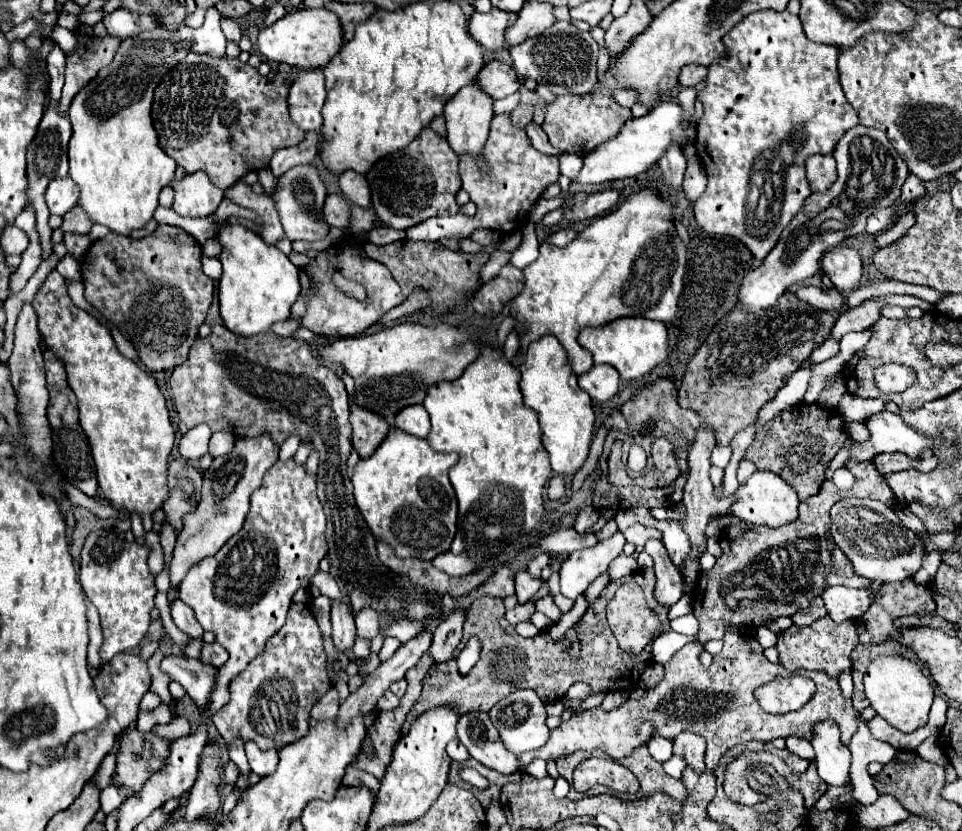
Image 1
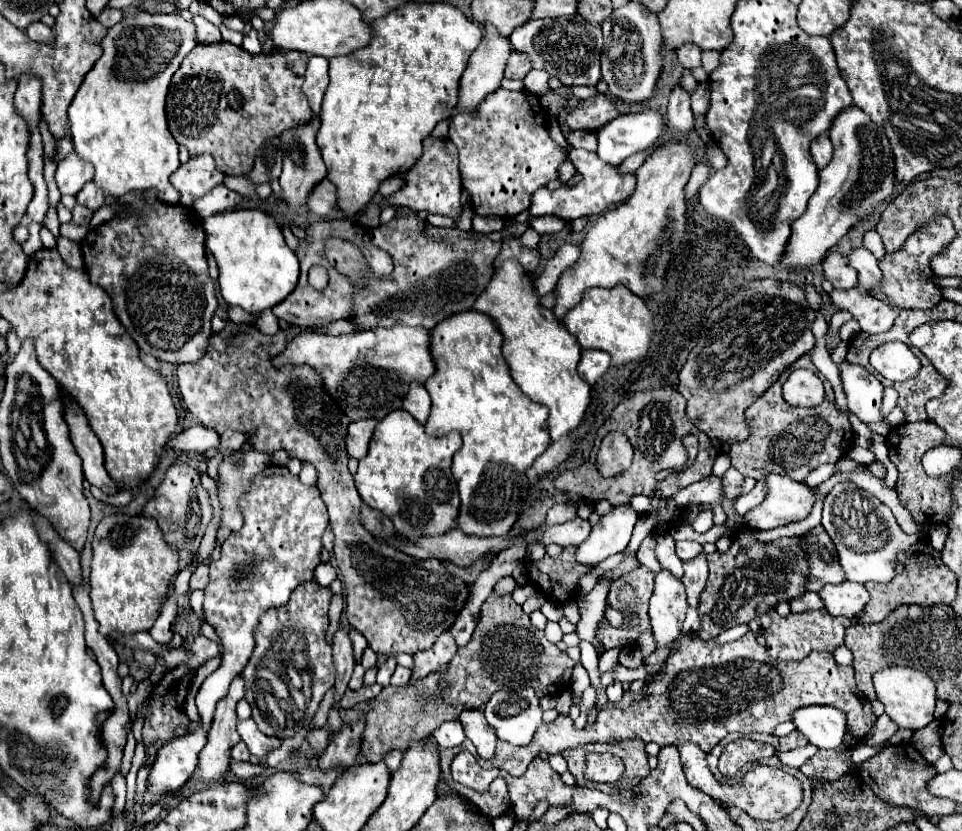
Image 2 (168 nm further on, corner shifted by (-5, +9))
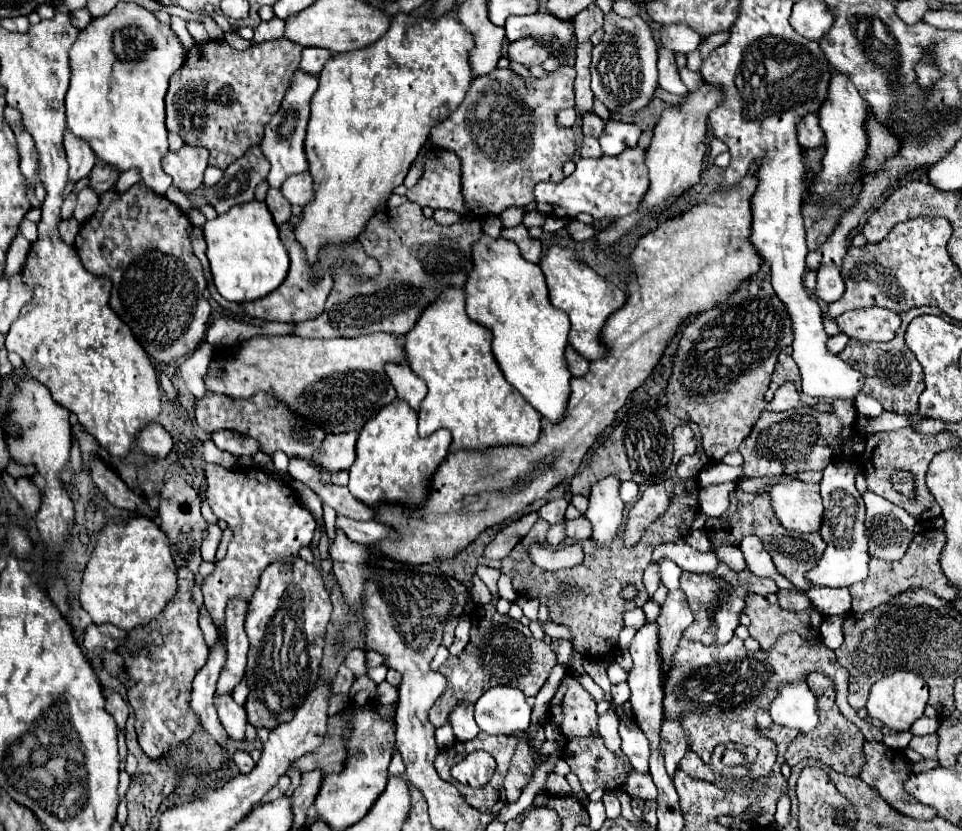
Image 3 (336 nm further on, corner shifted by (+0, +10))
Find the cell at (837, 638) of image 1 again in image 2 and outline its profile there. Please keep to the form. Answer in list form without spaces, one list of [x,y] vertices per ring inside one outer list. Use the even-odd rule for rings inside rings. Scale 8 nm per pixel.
[[[770,607],[766,613],[772,619],[770,627],[762,629],[764,639],[766,639],[766,649],[774,659],[782,659],[782,661],[800,661],[810,651],[828,651],[828,653],[832,653],[834,647],[844,643],[844,631],[852,623],[850,619],[828,615],[828,611],[824,611],[824,609],[820,609],[820,611],[804,611],[804,613],[796,613],[796,615],[790,613],[788,617],[780,617]]]

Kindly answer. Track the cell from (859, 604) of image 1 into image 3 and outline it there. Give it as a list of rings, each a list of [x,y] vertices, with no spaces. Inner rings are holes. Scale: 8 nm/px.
[[[813,586],[807,596],[823,616],[843,616],[851,612],[851,594],[847,588],[817,588]]]

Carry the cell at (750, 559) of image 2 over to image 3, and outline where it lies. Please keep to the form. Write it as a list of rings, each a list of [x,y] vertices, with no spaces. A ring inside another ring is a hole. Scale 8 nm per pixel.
[[[719,562],[719,566],[711,574],[681,574],[681,588],[687,594],[689,608],[695,616],[695,622],[683,632],[685,638],[697,640],[705,646],[713,644],[725,644],[733,636],[739,616],[743,614],[743,600],[747,594],[761,594],[767,596],[771,592],[779,592],[779,586],[771,578],[759,578],[749,568],[745,570],[731,570],[725,562]]]

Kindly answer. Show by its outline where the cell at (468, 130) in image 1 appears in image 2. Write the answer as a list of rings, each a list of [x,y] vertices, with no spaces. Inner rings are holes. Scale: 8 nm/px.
[[[484,25],[484,37],[478,49],[470,55],[468,69],[460,79],[460,101],[458,111],[474,113],[476,105],[492,91],[500,87],[504,79],[506,59],[512,51],[508,37],[500,35],[494,25]]]

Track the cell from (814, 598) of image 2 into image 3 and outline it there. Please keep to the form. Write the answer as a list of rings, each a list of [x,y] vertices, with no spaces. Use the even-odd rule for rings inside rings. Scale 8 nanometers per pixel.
[[[781,590],[777,592],[779,596],[779,606],[783,610],[805,610],[805,608],[811,608],[811,600],[801,594],[801,592],[791,592],[791,590]]]

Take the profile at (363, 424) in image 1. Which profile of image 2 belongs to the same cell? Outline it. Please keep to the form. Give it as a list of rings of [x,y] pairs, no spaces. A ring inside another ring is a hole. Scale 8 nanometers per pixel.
[[[360,419],[348,427],[346,435],[346,451],[354,459],[362,459],[368,453],[368,443],[372,437],[372,431],[378,421],[374,419]]]

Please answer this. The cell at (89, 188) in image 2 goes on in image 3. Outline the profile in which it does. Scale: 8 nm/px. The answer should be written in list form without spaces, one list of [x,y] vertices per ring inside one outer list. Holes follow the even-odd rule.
[[[97,164],[89,174],[89,188],[95,190],[95,194],[103,194],[115,186],[117,178],[119,178],[119,172],[115,172],[115,168]]]

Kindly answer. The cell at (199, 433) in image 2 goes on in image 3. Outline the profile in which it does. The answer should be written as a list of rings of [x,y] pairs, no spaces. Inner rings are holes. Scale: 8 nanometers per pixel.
[[[148,424],[147,430],[143,430],[139,436],[137,436],[137,446],[141,446],[147,454],[155,456],[155,458],[165,458],[171,448],[173,448],[173,440],[169,436],[169,432],[159,426],[159,424]]]

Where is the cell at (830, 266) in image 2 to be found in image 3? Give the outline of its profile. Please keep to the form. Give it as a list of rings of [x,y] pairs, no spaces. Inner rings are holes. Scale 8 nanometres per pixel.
[[[821,266],[817,270],[817,290],[815,296],[825,302],[835,302],[843,296],[845,282],[839,266]]]

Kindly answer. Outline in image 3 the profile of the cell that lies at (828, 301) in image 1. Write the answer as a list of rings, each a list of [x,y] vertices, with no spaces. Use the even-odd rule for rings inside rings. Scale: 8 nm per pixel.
[[[871,306],[871,308],[859,308],[845,312],[837,318],[837,324],[841,326],[843,334],[849,338],[865,340],[865,342],[887,342],[895,336],[897,328],[901,326],[899,314],[887,308]]]

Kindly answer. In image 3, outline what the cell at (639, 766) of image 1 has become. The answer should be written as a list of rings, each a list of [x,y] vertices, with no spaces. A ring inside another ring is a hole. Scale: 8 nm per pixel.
[[[599,734],[591,736],[591,738],[573,738],[567,742],[565,746],[565,754],[563,754],[565,762],[571,766],[571,772],[579,778],[581,782],[581,788],[591,794],[593,790],[601,788],[601,790],[607,790],[607,792],[613,792],[615,788],[621,788],[625,784],[625,778],[633,772],[633,766],[629,762],[629,758],[623,754],[623,756],[617,756],[613,754],[603,738]]]

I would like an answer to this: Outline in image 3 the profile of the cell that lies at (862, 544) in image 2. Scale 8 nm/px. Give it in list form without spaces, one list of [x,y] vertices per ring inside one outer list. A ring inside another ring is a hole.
[[[831,462],[831,466],[823,470],[821,498],[825,512],[819,534],[827,544],[827,548],[821,560],[817,562],[815,570],[807,572],[809,582],[813,582],[813,586],[843,588],[851,586],[853,582],[865,580],[869,574],[869,560],[871,560],[871,556],[867,556],[867,530],[863,526],[865,502],[855,488],[855,472],[849,468],[847,462]]]

